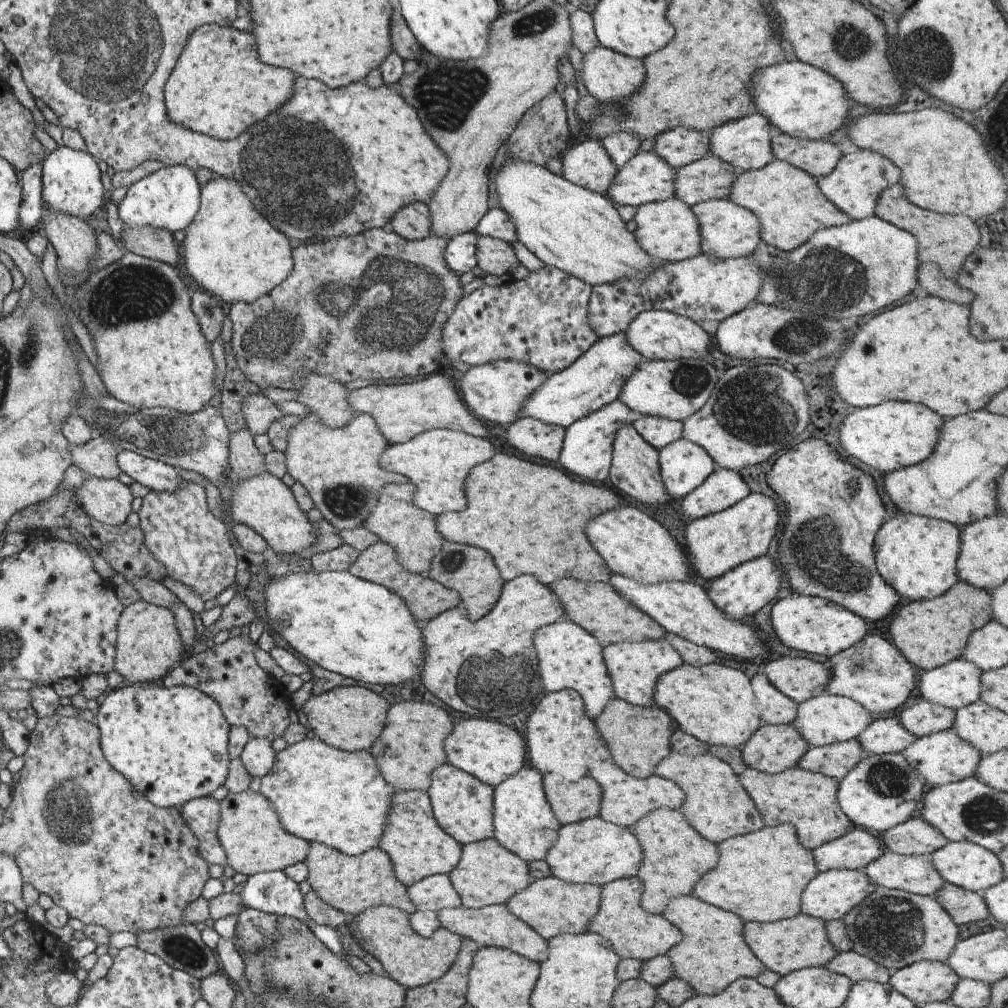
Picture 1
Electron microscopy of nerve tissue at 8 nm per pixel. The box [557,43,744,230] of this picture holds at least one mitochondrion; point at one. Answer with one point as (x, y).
(620, 113)

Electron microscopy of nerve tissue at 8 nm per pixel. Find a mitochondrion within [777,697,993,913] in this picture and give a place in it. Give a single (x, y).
(888, 779)

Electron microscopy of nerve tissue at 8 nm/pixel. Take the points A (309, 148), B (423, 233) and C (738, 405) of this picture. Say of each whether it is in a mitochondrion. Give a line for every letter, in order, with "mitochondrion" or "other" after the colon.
A: mitochondrion
B: other
C: mitochondrion

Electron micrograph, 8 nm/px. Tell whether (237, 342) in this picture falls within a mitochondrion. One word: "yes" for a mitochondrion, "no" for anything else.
yes

